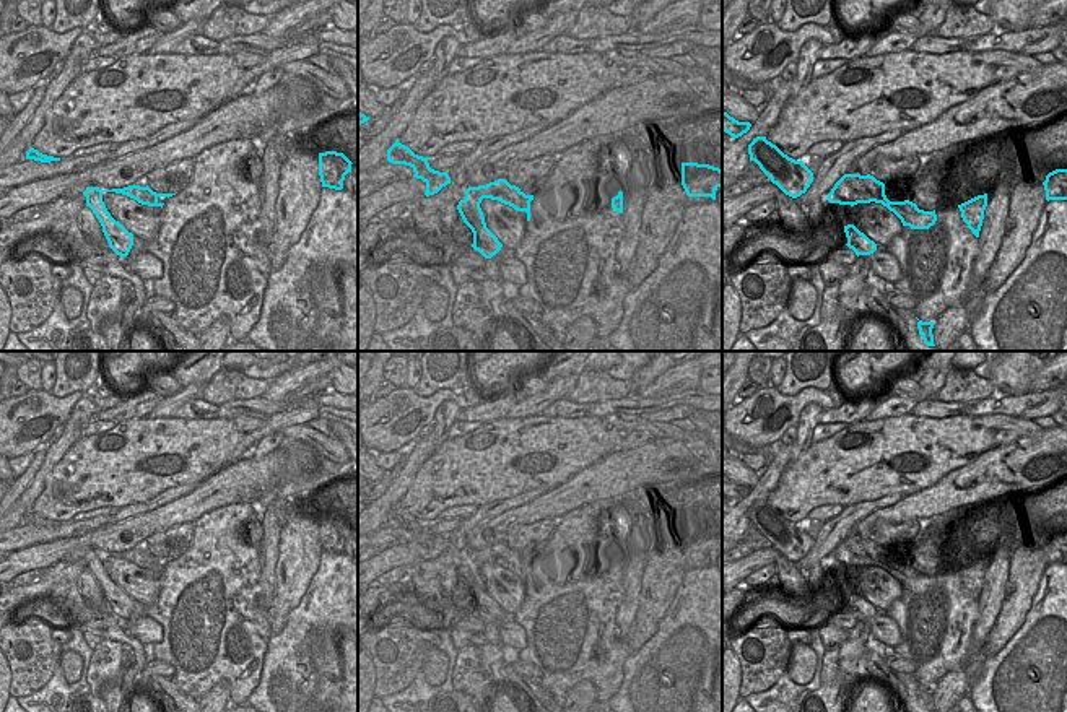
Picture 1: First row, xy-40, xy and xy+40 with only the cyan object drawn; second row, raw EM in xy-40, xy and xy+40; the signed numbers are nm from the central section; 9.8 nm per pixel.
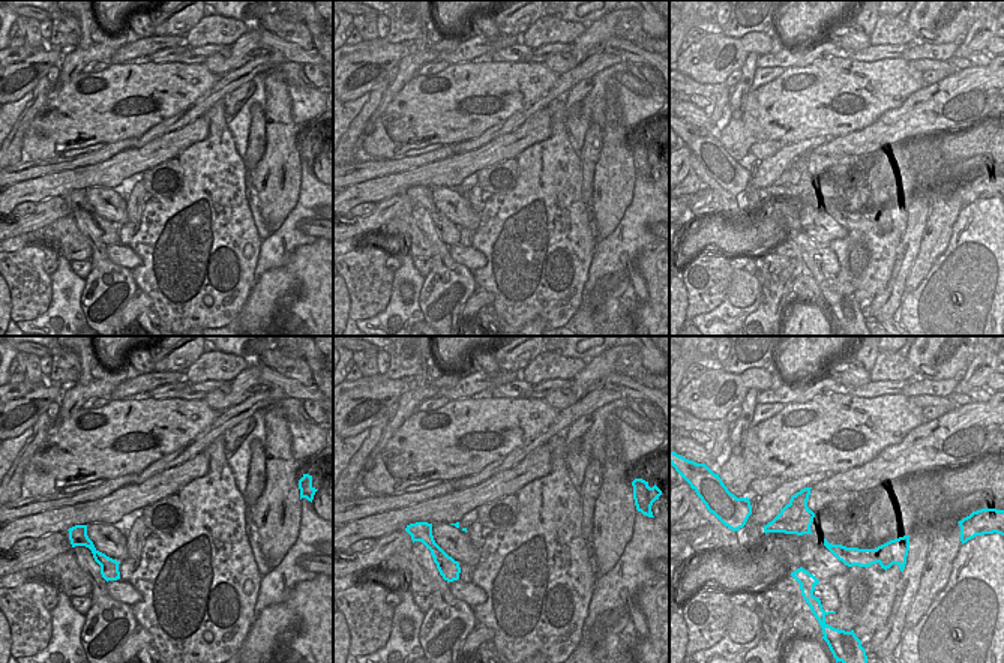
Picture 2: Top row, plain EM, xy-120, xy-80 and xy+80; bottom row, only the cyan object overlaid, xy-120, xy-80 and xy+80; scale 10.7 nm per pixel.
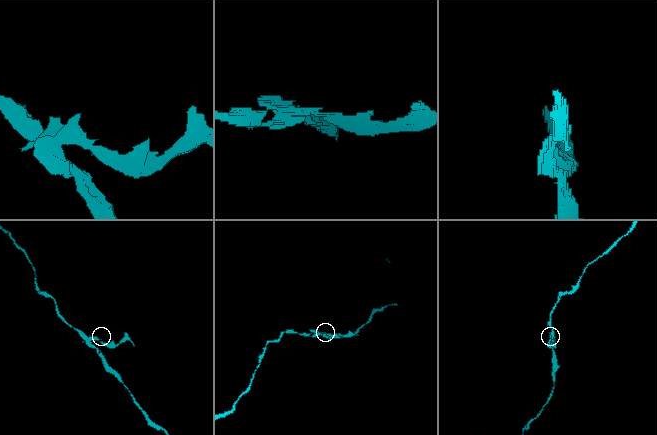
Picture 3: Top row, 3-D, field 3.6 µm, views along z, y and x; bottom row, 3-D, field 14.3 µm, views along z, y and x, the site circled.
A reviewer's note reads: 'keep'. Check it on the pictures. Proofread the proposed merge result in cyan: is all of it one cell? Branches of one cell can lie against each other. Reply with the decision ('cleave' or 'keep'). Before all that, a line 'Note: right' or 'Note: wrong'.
Note: wrong
cleave

